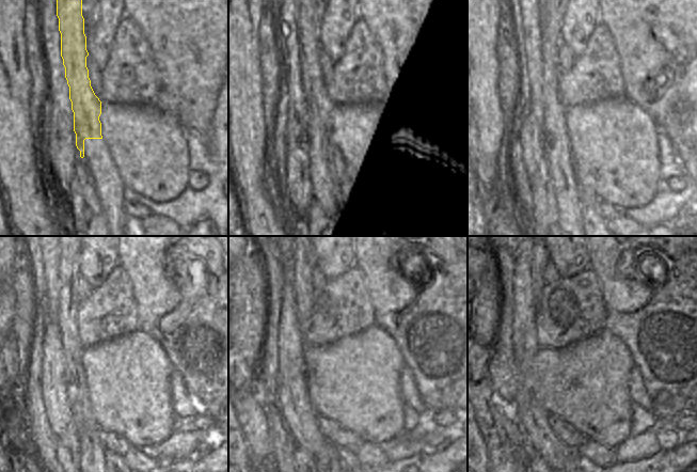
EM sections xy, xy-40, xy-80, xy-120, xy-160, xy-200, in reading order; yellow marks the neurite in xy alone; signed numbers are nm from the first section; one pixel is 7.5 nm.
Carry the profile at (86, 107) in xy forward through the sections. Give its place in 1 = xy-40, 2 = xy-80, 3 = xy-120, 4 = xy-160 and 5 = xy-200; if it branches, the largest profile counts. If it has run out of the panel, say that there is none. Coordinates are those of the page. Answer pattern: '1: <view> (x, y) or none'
1: xy-40 (320, 107)
2: xy-80 (556, 145)
3: xy-120 (92, 453)
4: xy-160 (304, 262)
5: xy-200 (540, 257)

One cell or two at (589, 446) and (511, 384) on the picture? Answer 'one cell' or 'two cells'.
two cells

